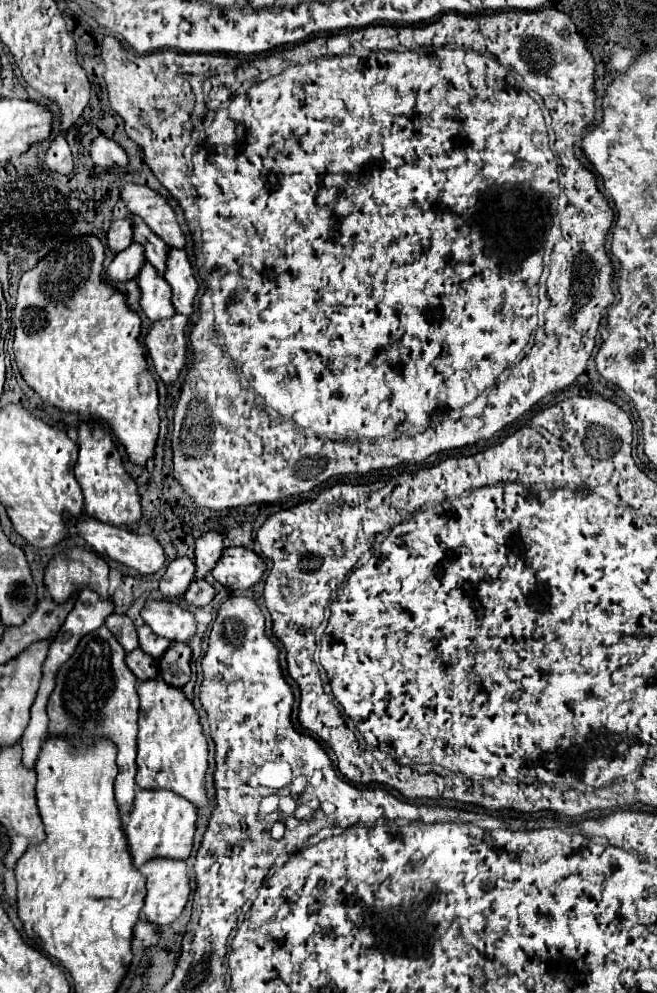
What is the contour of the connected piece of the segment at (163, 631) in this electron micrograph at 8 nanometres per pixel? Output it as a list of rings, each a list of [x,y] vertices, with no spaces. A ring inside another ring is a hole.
[[[147,602],[141,616],[157,636],[167,638],[169,642],[189,644],[197,632],[195,616],[175,602]]]

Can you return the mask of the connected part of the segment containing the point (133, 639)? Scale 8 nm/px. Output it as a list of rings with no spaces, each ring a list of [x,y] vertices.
[[[111,614],[111,616],[105,620],[105,624],[107,624],[107,628],[115,634],[117,642],[119,642],[127,652],[133,652],[135,648],[139,648],[137,630],[135,630],[133,622],[131,622],[127,616]]]

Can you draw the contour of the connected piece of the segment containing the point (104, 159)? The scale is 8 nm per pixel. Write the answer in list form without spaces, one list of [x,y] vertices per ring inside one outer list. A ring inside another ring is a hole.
[[[97,136],[91,142],[91,150],[89,156],[93,160],[93,164],[97,166],[105,166],[105,168],[117,168],[117,166],[125,166],[127,164],[127,154],[125,150],[111,138],[107,136]]]

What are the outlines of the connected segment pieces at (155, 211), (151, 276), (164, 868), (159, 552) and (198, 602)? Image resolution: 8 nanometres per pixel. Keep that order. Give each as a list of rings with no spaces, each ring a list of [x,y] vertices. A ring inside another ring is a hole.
[[[131,184],[131,186],[121,186],[119,198],[127,206],[127,210],[131,214],[141,216],[147,222],[147,226],[159,238],[165,240],[167,246],[171,248],[185,246],[185,236],[177,224],[177,216],[161,194],[157,194],[147,186]]]
[[[145,262],[145,266],[139,270],[137,284],[141,290],[141,310],[151,322],[171,318],[175,314],[175,308],[171,304],[171,288],[165,278],[159,276],[153,266],[149,266],[149,262]]]
[[[155,858],[141,866],[139,872],[147,878],[143,916],[157,926],[175,922],[181,916],[191,892],[185,862]]]
[[[83,514],[83,516],[79,518],[79,522],[77,522],[77,532],[97,550],[97,554],[107,556],[109,560],[121,562],[121,564],[125,564],[127,568],[133,568],[135,572],[139,572],[141,576],[155,574],[155,572],[159,572],[159,570],[163,568],[163,564],[165,564],[163,548],[161,548],[161,544],[159,544],[153,536],[133,534],[133,532],[129,532],[127,528],[117,528],[117,526],[111,526],[111,524],[95,522],[95,520],[89,518],[87,514]]]
[[[193,580],[189,590],[185,592],[185,600],[191,604],[191,606],[207,606],[215,596],[215,590],[211,584],[207,584],[205,580]]]

